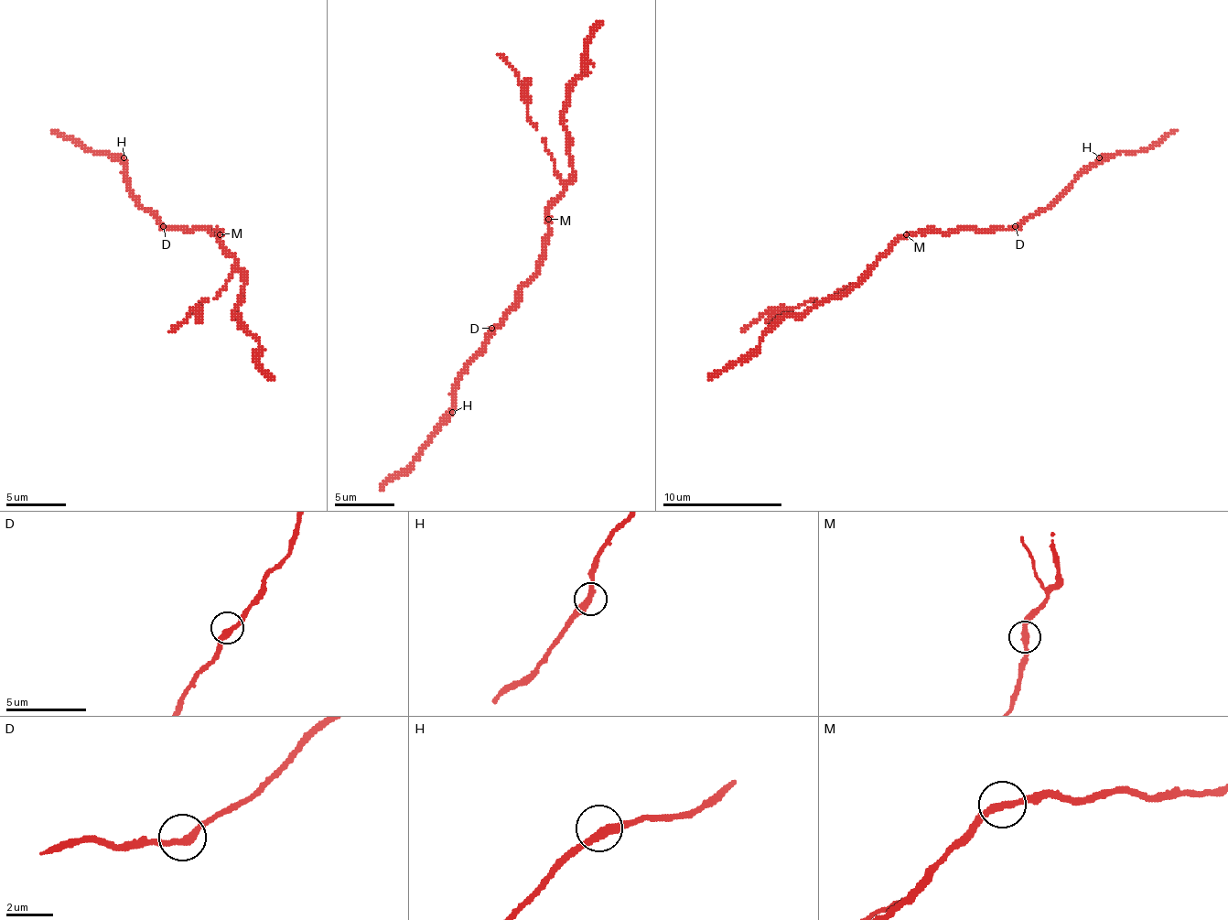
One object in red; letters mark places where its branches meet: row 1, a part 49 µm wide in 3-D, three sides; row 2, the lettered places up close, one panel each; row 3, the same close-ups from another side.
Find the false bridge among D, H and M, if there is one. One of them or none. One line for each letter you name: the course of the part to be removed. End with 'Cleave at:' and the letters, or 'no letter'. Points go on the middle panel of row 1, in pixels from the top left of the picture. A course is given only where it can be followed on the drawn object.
Cleave at: no letter

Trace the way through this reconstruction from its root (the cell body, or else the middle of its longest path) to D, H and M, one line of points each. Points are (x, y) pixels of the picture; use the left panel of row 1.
D: (208, 232), (205, 230), (166, 230), (163, 226)
H: (208, 232), (205, 230), (169, 230), (148, 211), (130, 188), (127, 160), (123, 157)
M: (208, 232), (220, 232), (220, 235)

